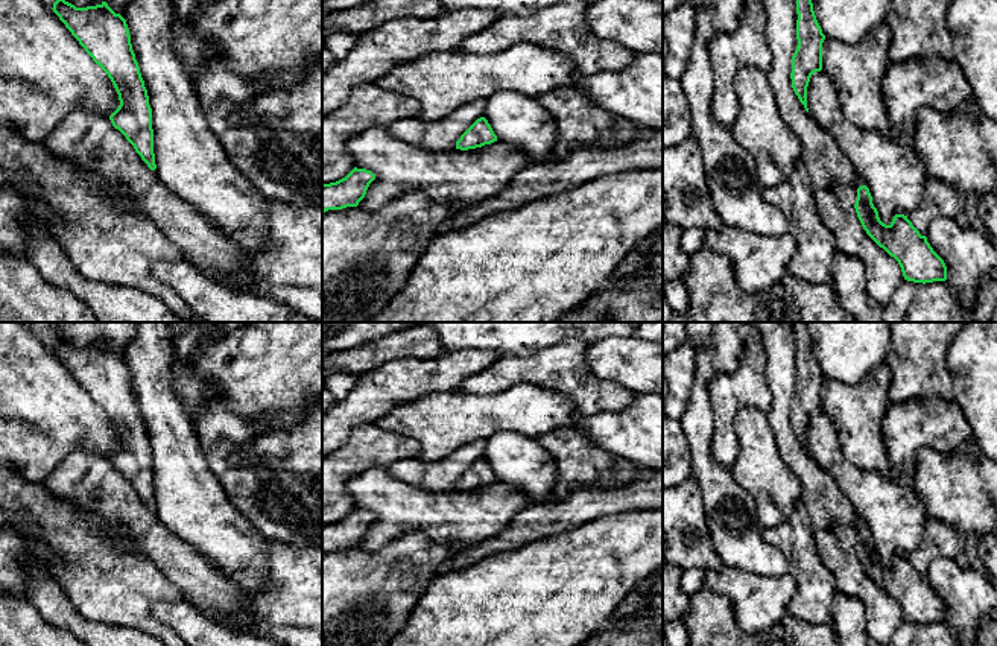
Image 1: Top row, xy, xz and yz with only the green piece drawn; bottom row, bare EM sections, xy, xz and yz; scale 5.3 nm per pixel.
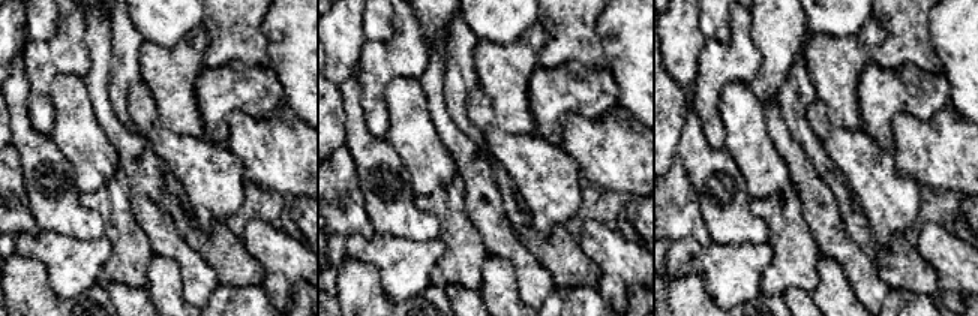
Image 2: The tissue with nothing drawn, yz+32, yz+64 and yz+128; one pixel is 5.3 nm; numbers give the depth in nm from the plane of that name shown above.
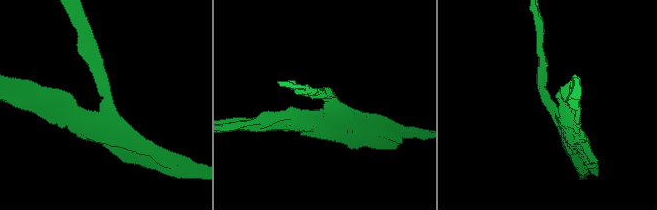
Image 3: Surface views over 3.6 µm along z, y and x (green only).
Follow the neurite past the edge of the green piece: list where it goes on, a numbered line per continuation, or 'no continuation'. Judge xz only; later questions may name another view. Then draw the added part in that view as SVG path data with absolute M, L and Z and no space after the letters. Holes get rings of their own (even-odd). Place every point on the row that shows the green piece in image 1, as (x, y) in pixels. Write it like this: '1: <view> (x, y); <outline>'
no continuation

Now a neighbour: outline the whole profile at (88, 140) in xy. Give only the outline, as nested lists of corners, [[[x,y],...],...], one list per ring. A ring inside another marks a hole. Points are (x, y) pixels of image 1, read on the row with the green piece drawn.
[[[79,108],[55,128],[46,146],[50,155],[74,164],[79,173],[100,178],[117,199],[117,208],[150,219],[179,249],[182,261],[236,290],[236,281],[216,275],[239,274],[243,251],[169,190],[109,117]]]

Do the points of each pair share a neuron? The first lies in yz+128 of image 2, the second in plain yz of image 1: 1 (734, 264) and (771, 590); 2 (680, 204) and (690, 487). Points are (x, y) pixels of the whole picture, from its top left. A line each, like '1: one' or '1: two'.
1: one
2: one

